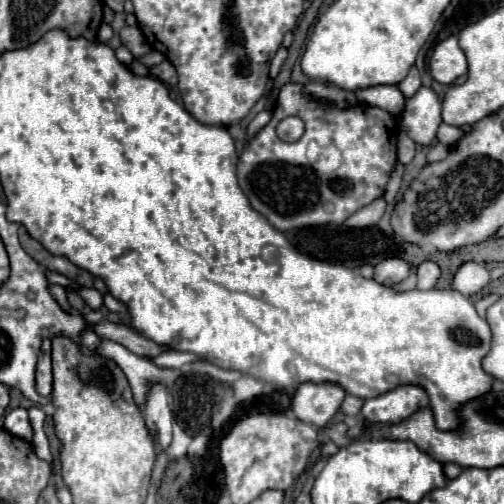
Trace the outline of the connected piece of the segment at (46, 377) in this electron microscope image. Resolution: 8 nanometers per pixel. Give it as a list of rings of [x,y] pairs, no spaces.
[[[42,351],[40,357],[38,357],[36,389],[42,397],[50,397],[50,393],[52,393],[52,363],[50,363],[50,353],[48,351]]]

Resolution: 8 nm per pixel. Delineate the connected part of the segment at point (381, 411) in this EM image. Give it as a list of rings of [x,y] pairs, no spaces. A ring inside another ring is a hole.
[[[400,385],[384,395],[366,399],[362,417],[368,423],[398,423],[426,405],[428,393],[420,385]]]

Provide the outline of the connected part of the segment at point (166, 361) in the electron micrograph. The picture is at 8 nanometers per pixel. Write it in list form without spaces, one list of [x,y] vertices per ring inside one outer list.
[[[164,351],[158,357],[150,359],[154,365],[162,369],[182,369],[194,361],[198,361],[192,353],[180,353],[180,351]]]

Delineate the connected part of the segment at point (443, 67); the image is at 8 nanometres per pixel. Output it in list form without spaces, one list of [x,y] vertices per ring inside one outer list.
[[[454,35],[436,45],[430,57],[430,73],[436,81],[450,85],[456,77],[464,75],[466,71],[468,71],[468,63]]]

